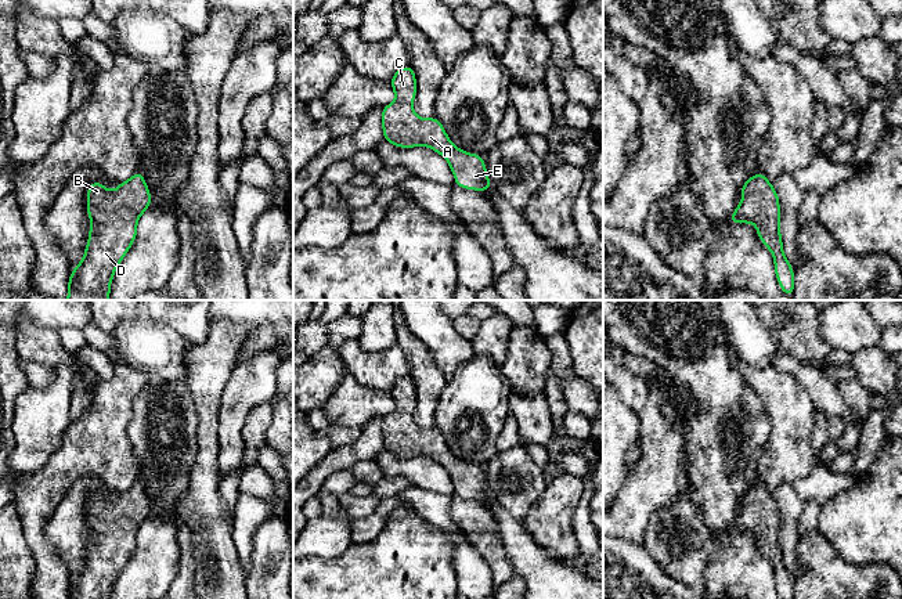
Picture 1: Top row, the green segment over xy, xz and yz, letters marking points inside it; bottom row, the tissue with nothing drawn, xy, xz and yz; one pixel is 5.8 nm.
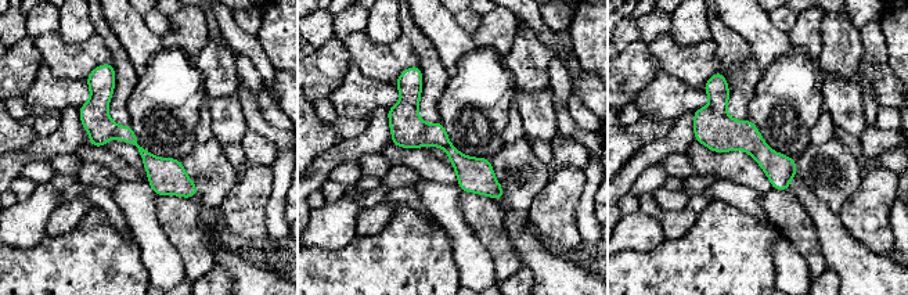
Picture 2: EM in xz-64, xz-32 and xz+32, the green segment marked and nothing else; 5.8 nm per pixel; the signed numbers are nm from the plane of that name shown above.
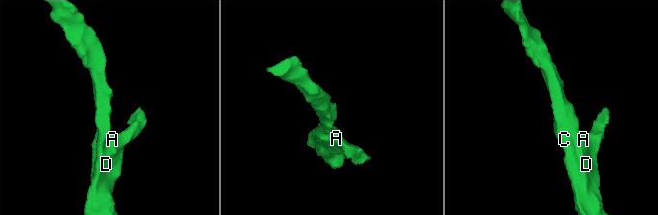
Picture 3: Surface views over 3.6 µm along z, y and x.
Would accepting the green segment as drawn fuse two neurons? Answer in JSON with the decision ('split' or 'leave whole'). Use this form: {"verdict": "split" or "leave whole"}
{"verdict": "leave whole"}

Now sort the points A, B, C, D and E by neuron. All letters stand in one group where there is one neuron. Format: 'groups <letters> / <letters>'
groups A B C D E

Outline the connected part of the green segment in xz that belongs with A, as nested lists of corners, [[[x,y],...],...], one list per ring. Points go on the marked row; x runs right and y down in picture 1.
[[[409,65],[400,68],[389,83],[396,100],[382,108],[383,140],[400,148],[425,145],[439,152],[450,163],[457,187],[481,192],[493,188],[481,155],[457,148],[436,116],[421,119],[414,112],[414,69]]]

